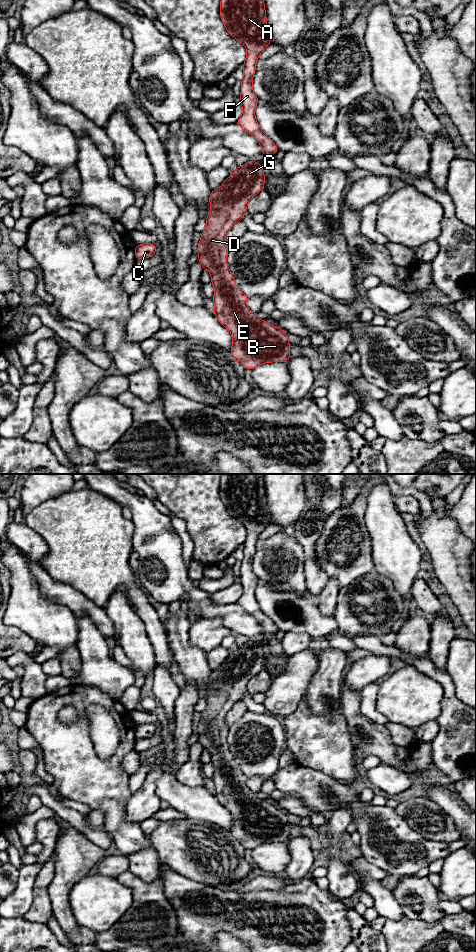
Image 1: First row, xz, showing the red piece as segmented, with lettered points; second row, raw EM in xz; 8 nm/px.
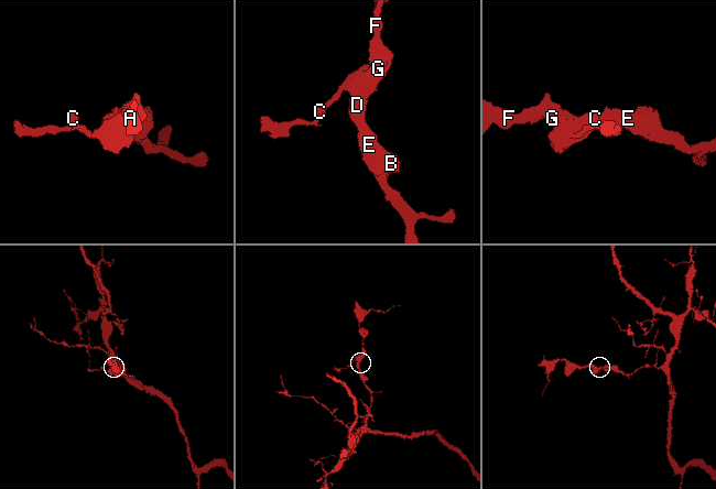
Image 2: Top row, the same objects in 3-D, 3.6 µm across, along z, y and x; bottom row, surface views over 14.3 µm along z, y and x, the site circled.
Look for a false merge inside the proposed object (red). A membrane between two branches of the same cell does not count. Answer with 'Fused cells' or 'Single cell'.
Single cell

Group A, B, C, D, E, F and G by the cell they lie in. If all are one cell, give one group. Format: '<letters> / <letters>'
A B C D E F G

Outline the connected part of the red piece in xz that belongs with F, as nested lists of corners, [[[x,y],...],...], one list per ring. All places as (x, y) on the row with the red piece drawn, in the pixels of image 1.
[[[221,0],[220,18],[228,33],[247,50],[240,95],[243,114],[236,124],[256,138],[269,162],[279,149],[259,127],[255,117],[259,99],[252,88],[258,57],[271,44],[264,0]]]

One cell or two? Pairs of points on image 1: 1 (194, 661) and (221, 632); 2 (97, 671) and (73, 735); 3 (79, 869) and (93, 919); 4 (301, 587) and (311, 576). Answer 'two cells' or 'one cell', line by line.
1: two cells
2: two cells
3: two cells
4: two cells

